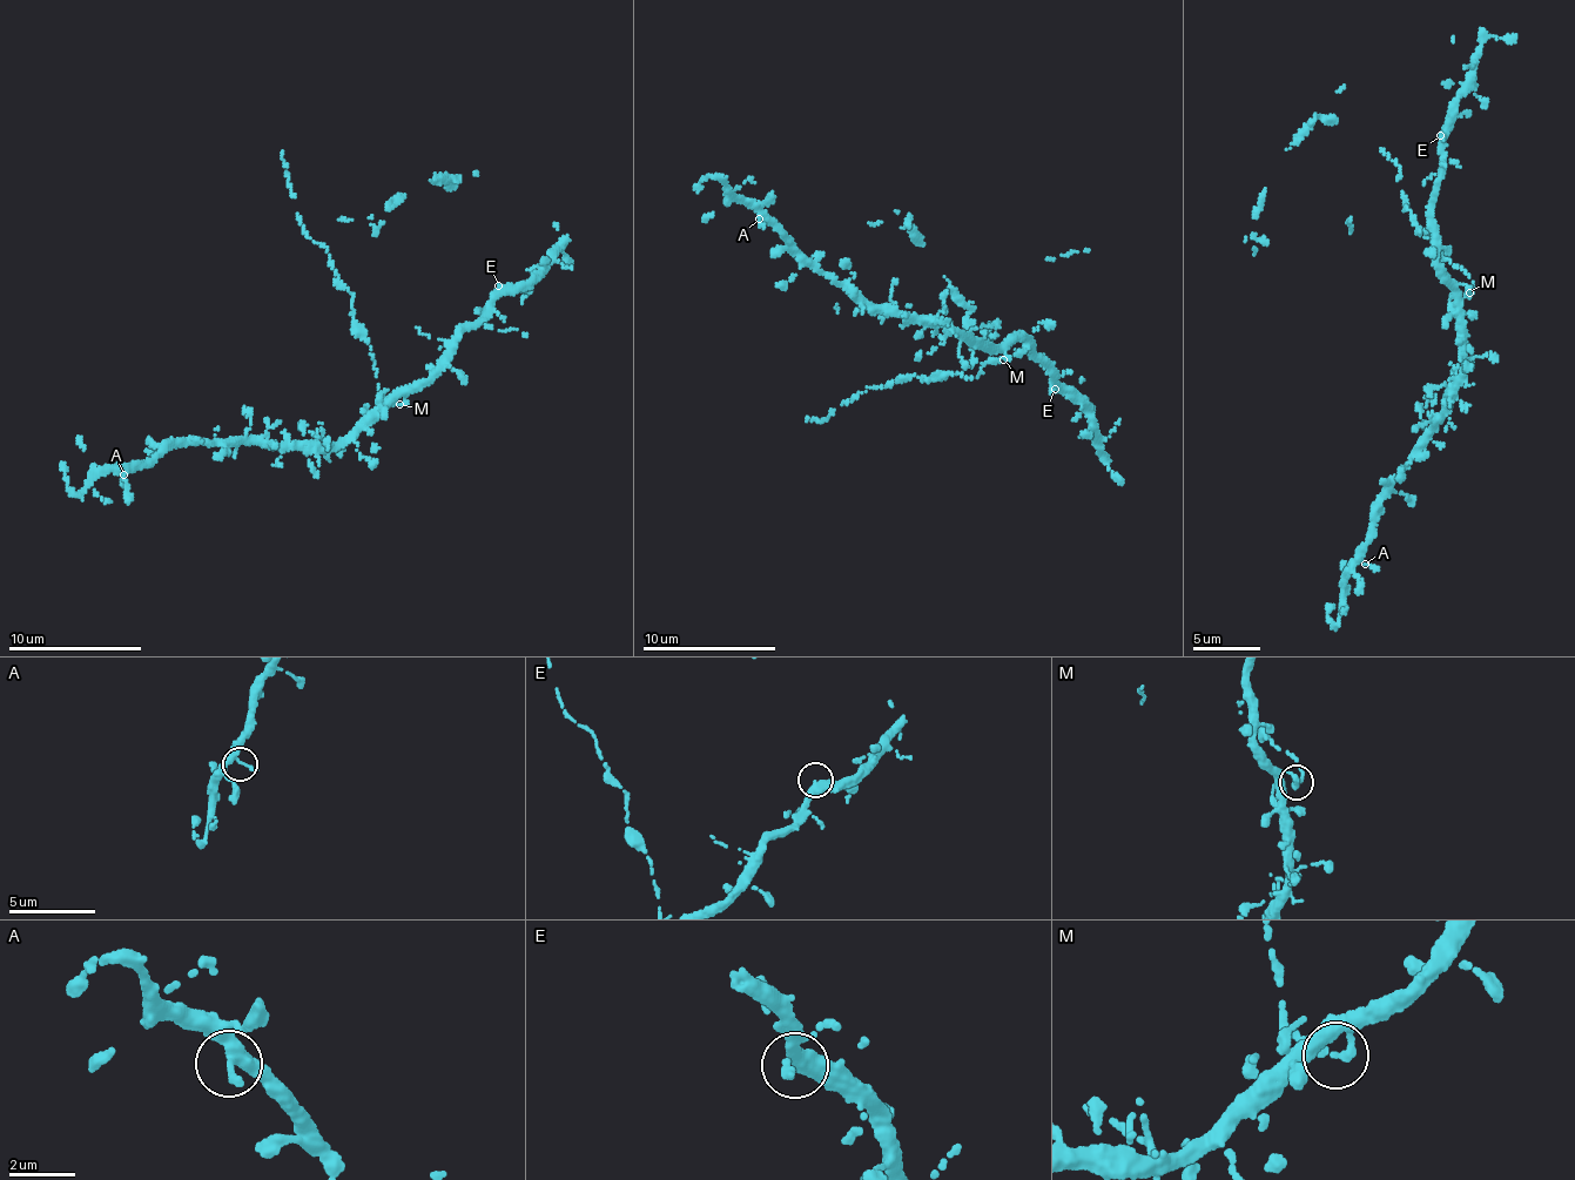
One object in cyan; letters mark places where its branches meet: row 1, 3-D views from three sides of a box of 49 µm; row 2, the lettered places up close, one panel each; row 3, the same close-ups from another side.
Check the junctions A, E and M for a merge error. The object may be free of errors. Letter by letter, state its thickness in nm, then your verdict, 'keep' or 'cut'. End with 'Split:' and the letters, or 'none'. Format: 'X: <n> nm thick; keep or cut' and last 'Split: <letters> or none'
A: 240 nm thick; keep
E: 400 nm thick; keep
M: 280 nm thick; keep
Split: none

